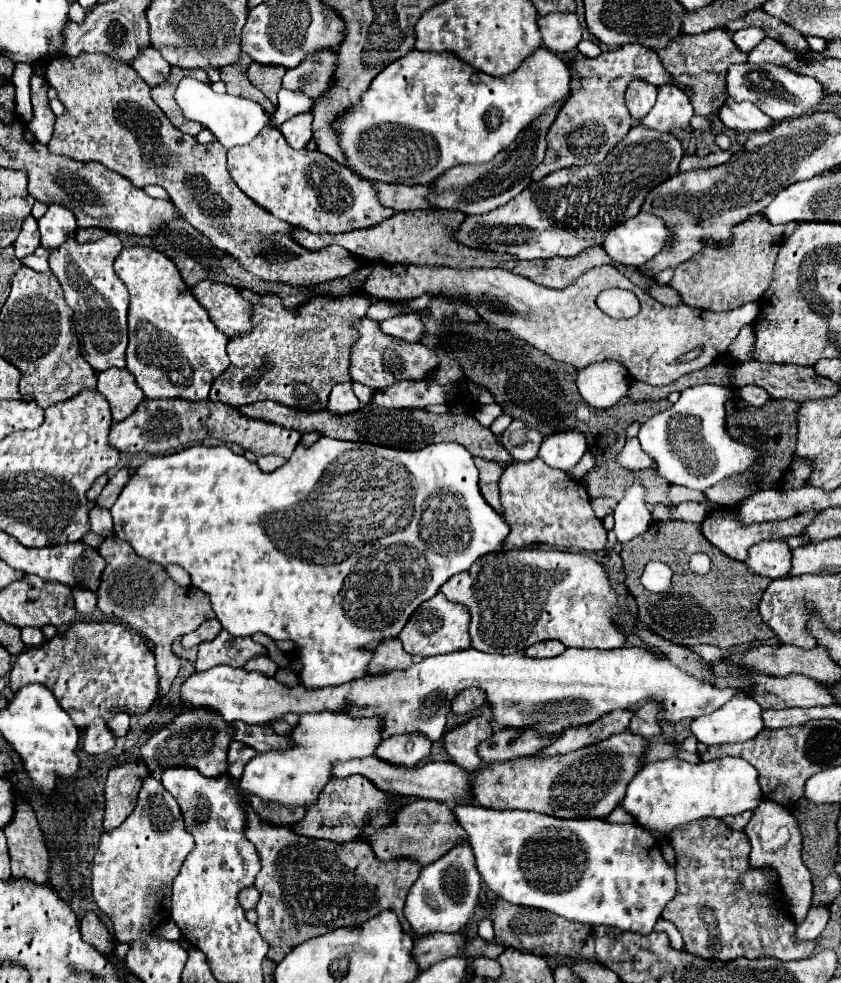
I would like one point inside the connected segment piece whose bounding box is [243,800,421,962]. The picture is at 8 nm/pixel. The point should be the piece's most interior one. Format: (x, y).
(308, 887)

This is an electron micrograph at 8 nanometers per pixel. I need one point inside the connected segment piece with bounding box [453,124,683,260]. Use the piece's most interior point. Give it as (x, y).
(572, 209)

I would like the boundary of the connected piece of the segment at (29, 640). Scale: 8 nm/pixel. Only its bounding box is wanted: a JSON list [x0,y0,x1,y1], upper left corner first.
[21,628,43,646]

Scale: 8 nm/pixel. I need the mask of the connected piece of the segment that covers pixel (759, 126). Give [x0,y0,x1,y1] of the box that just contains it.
[719,102,773,132]

